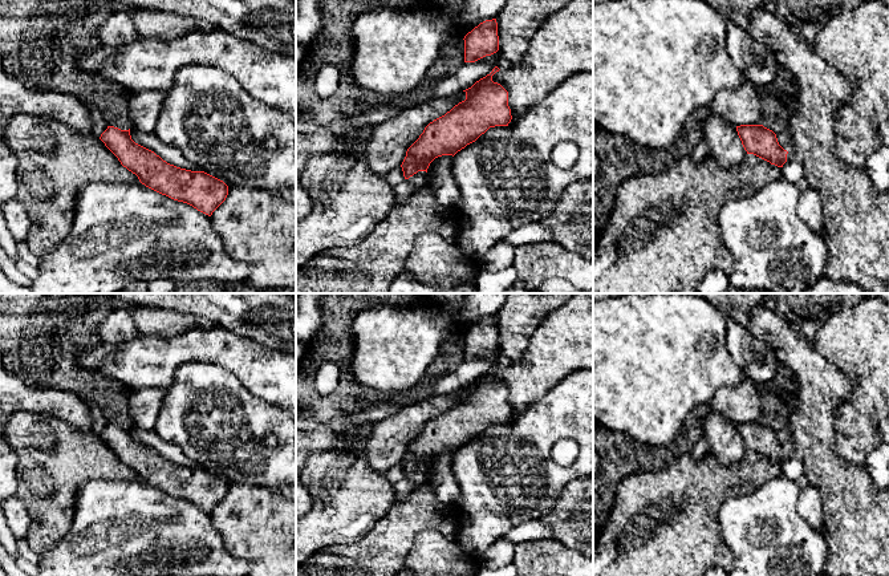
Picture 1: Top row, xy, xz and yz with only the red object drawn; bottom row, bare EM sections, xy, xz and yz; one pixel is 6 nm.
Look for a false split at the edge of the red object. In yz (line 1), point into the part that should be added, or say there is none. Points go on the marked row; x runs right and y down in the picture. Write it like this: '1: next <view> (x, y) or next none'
1: next none

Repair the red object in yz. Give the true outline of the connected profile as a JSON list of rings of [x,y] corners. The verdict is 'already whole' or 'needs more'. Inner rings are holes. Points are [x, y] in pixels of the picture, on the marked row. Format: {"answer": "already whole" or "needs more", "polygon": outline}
{"answer": "already whole", "polygon": [[[740,125],[736,126],[736,131],[747,154],[754,154],[778,167],[787,162],[788,151],[779,145],[772,130],[763,125]]]}

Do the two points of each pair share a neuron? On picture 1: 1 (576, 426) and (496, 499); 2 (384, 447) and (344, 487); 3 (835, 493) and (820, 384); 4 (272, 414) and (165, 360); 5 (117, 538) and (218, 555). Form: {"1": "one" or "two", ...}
{"1": "one", "2": "two", "3": "one", "4": "two", "5": "one"}

